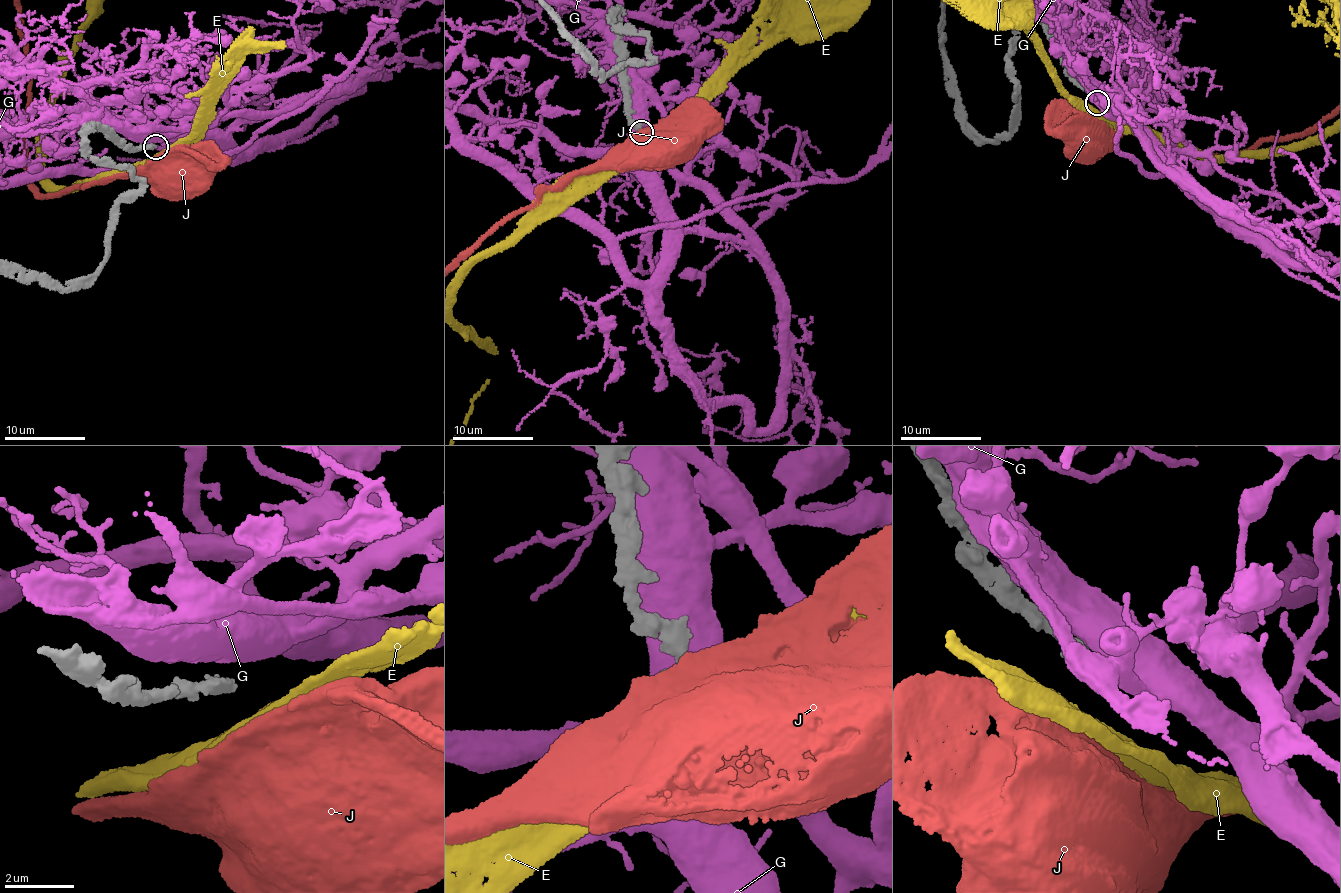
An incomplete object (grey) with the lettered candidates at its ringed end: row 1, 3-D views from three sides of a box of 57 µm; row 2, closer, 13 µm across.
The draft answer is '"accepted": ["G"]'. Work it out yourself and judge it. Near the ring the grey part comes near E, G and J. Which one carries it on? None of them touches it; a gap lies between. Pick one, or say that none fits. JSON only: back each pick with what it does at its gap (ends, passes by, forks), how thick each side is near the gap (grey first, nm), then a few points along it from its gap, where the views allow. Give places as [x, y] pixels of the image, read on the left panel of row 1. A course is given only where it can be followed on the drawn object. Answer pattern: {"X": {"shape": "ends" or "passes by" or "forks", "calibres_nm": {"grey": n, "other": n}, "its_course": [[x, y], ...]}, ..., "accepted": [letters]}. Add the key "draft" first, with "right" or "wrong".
{"draft": "wrong", "accepted": []}

